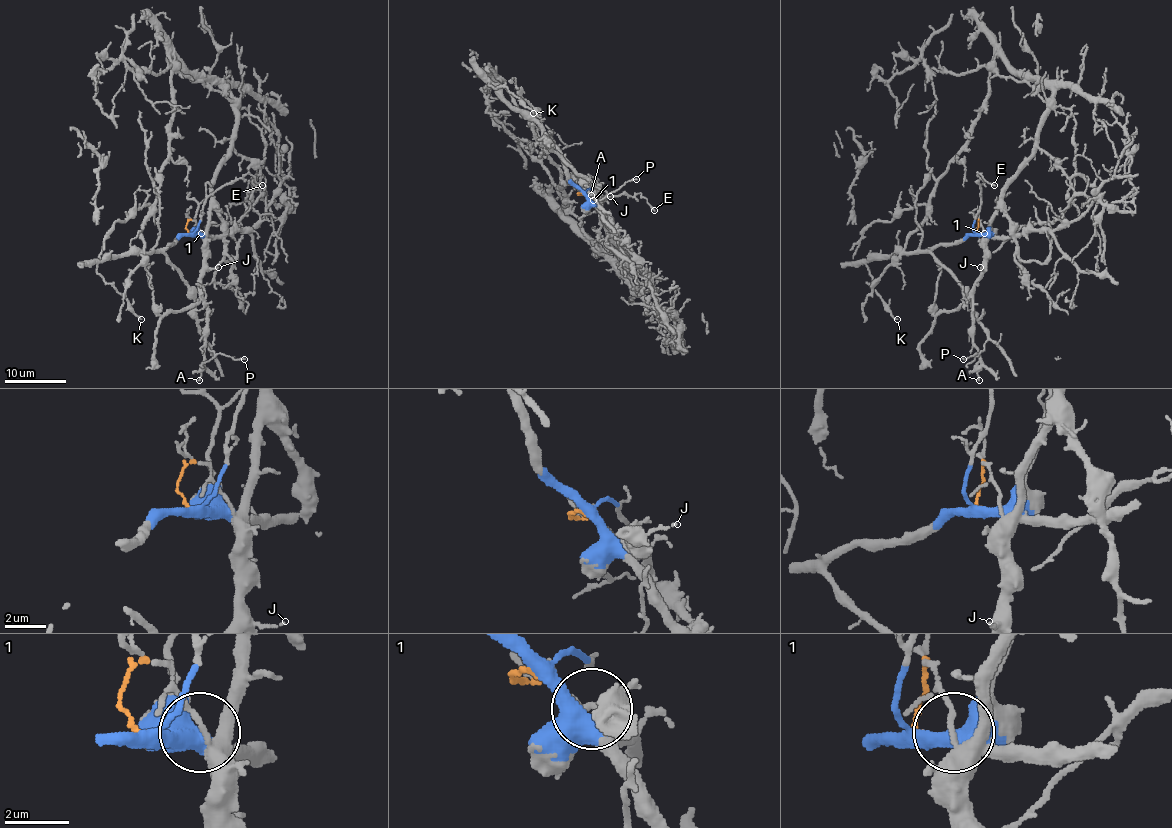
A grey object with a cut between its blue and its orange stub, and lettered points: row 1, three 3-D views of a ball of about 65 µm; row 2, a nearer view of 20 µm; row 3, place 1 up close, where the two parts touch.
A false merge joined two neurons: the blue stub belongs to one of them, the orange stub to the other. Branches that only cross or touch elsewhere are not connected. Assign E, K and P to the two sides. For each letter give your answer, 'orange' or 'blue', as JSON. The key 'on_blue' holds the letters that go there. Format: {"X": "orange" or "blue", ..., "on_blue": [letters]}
{"E": "blue", "K": "blue", "P": "blue", "on_blue": ["E", "K", "P"]}

